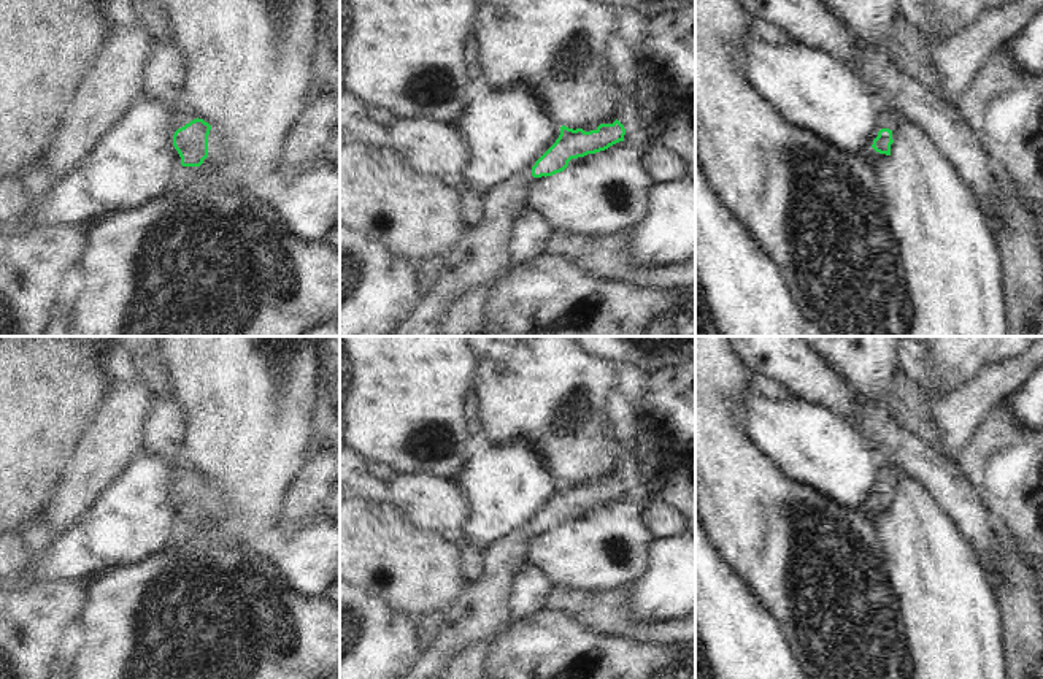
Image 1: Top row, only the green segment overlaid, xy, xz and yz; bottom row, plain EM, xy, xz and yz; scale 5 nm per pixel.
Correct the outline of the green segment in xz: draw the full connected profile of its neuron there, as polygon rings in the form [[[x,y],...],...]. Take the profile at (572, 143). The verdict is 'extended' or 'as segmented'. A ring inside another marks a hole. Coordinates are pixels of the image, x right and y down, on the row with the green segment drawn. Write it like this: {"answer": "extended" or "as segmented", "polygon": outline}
{"answer": "extended", "polygon": [[[616,119],[613,124],[600,124],[595,130],[584,132],[583,129],[560,127],[560,135],[556,143],[535,162],[535,165],[505,181],[486,195],[486,217],[476,227],[468,227],[465,238],[459,243],[454,252],[445,259],[445,270],[430,295],[424,297],[422,305],[413,317],[405,322],[395,336],[443,336],[445,324],[449,309],[457,300],[473,289],[486,284],[503,281],[513,270],[511,259],[514,257],[514,233],[519,217],[530,208],[533,187],[546,176],[564,171],[572,159],[584,157],[608,149],[610,146],[624,141],[625,129]]]}

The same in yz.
{"answer": "extended", "polygon": [[[884,111],[881,130],[878,132],[878,136],[873,140],[872,148],[879,154],[891,155],[891,151],[897,146],[897,140],[905,124],[906,121],[902,116],[891,111]]]}

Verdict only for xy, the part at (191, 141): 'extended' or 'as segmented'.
extended

